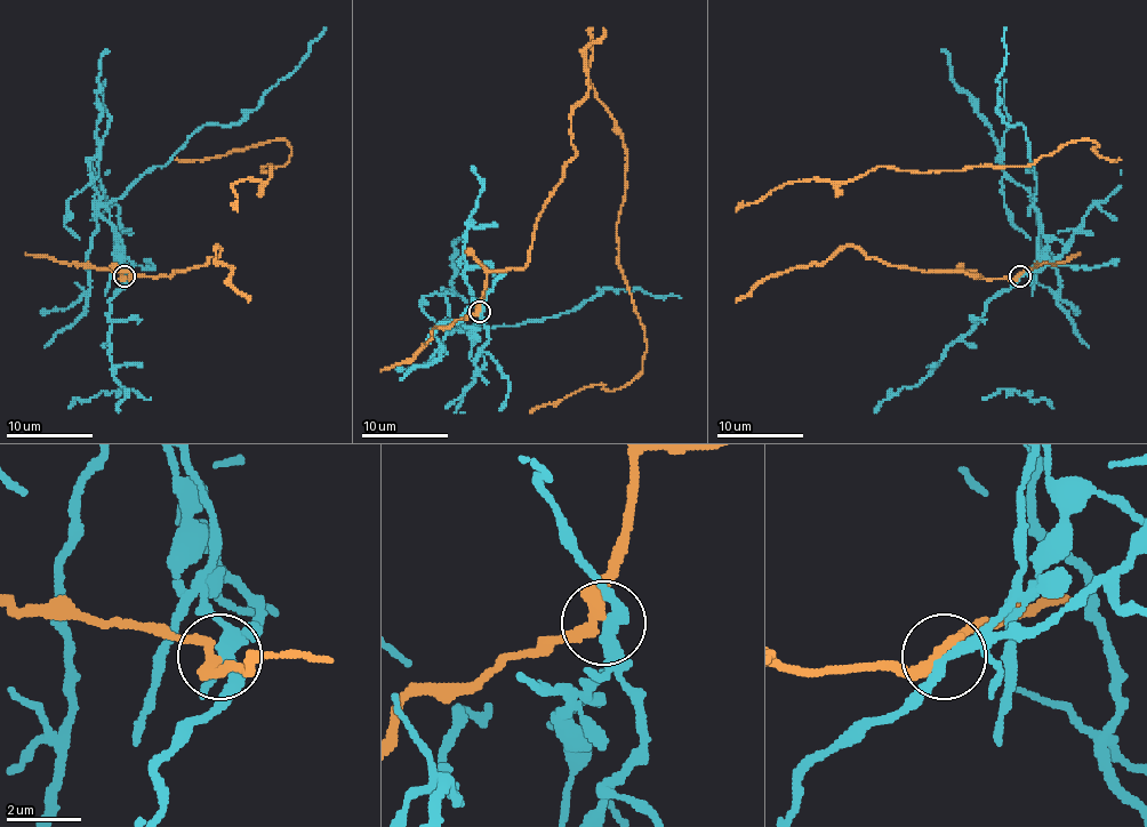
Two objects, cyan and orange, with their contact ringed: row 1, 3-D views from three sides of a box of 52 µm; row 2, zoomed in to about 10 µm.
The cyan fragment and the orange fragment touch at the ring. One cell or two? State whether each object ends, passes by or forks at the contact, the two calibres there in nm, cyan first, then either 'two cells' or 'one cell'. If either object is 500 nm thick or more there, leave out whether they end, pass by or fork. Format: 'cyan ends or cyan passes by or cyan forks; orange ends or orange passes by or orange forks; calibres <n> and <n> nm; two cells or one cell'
cyan passes by; orange passes by; calibres 260 and 280 nm; two cells

